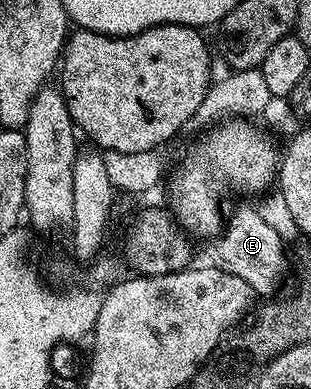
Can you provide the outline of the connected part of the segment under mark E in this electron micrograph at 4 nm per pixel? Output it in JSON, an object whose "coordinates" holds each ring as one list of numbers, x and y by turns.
{"coordinates":[[254,205,239,206,228,218,226,215,221,233,210,239,206,246,206,261,210,265,233,272,233,276,241,276,241,280,245,280,245,284,249,284,249,288,259,296,274,295,278,291,275,289,283,282,283,273,289,270,288,247,272,226,265,224]]}

